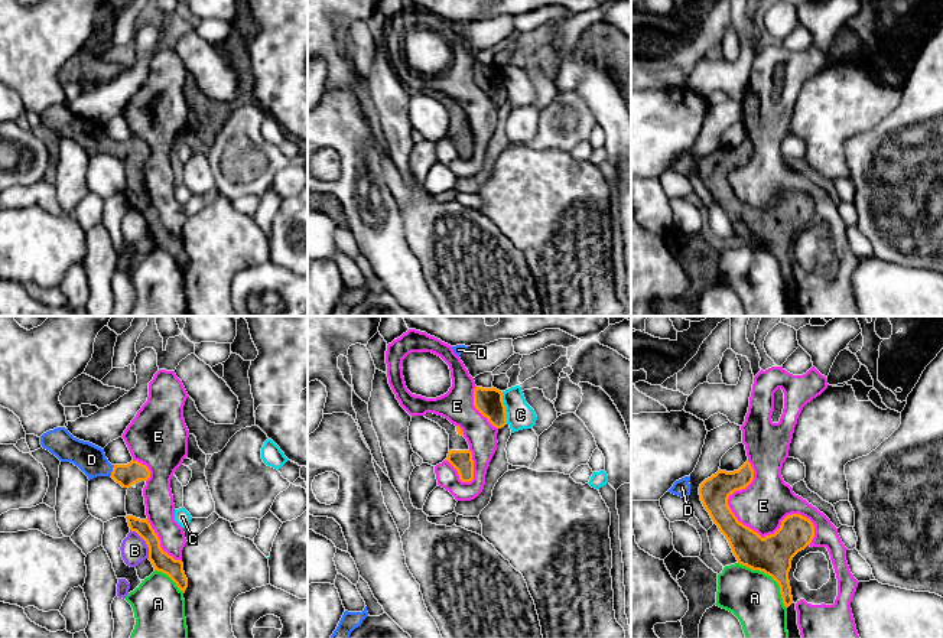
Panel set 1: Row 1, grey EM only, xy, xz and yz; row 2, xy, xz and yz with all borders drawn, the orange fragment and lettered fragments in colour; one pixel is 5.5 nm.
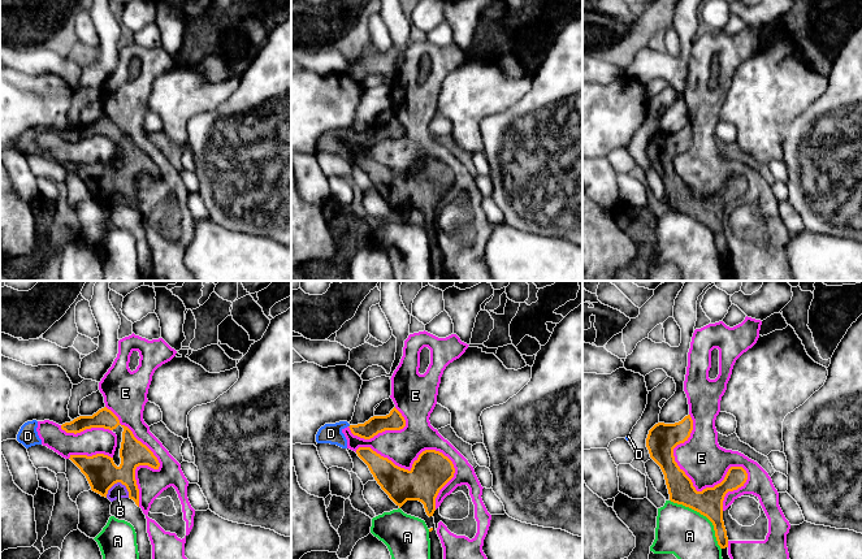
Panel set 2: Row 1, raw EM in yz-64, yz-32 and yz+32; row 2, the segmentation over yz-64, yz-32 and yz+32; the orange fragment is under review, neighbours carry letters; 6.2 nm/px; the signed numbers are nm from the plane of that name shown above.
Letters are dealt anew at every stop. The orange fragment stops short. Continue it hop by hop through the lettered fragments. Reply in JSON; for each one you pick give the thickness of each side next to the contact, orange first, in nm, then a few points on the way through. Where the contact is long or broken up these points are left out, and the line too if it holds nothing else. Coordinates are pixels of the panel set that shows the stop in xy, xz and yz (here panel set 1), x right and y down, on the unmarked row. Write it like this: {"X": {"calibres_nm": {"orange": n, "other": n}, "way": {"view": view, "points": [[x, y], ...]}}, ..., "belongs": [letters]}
{"D": {"calibres_nm": {"orange": 120, "other": 160}}, "belongs": ["D"]}

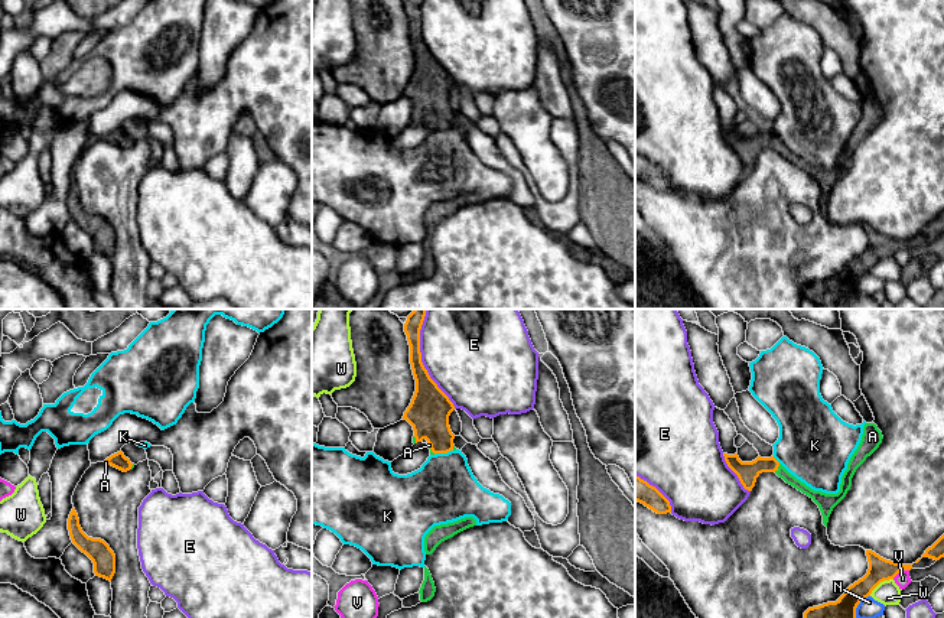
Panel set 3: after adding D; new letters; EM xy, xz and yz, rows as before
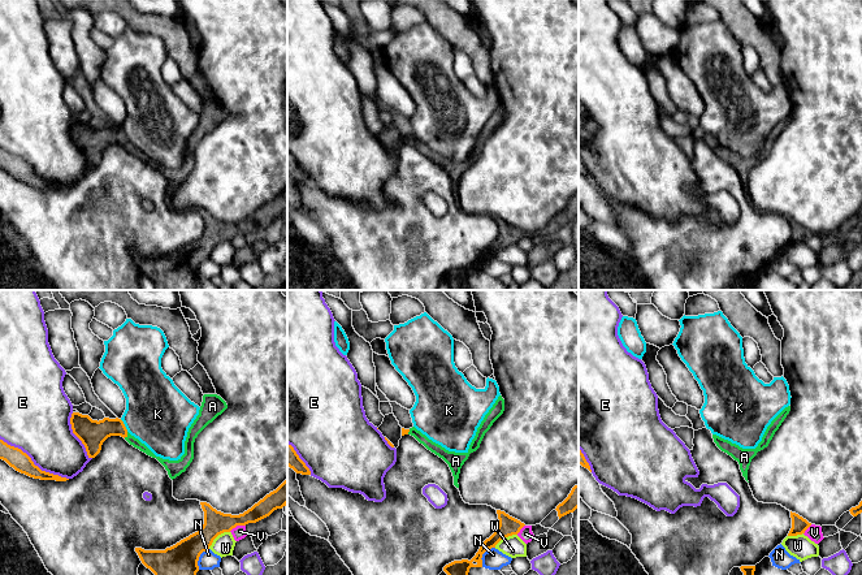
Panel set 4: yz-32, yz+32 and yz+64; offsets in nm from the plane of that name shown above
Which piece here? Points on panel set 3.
{"A": {"calibres_nm": {"orange": 120, "other": 60}}, "belongs": ["A"]}

